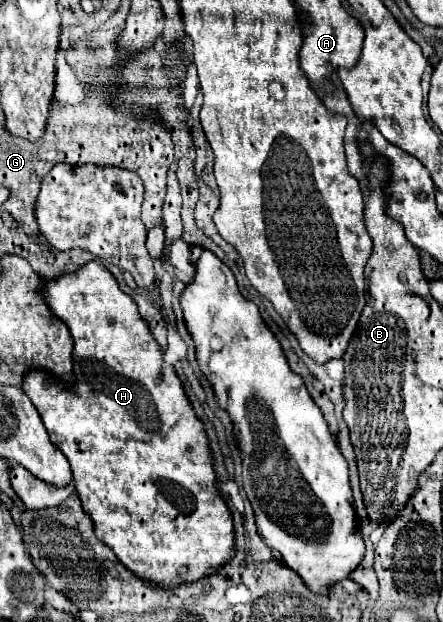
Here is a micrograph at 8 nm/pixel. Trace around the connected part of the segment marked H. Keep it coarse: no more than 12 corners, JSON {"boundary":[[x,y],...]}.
{"boundary":[[100,260],[42,286],[22,388],[96,536],[178,586],[234,556],[180,378]]}

